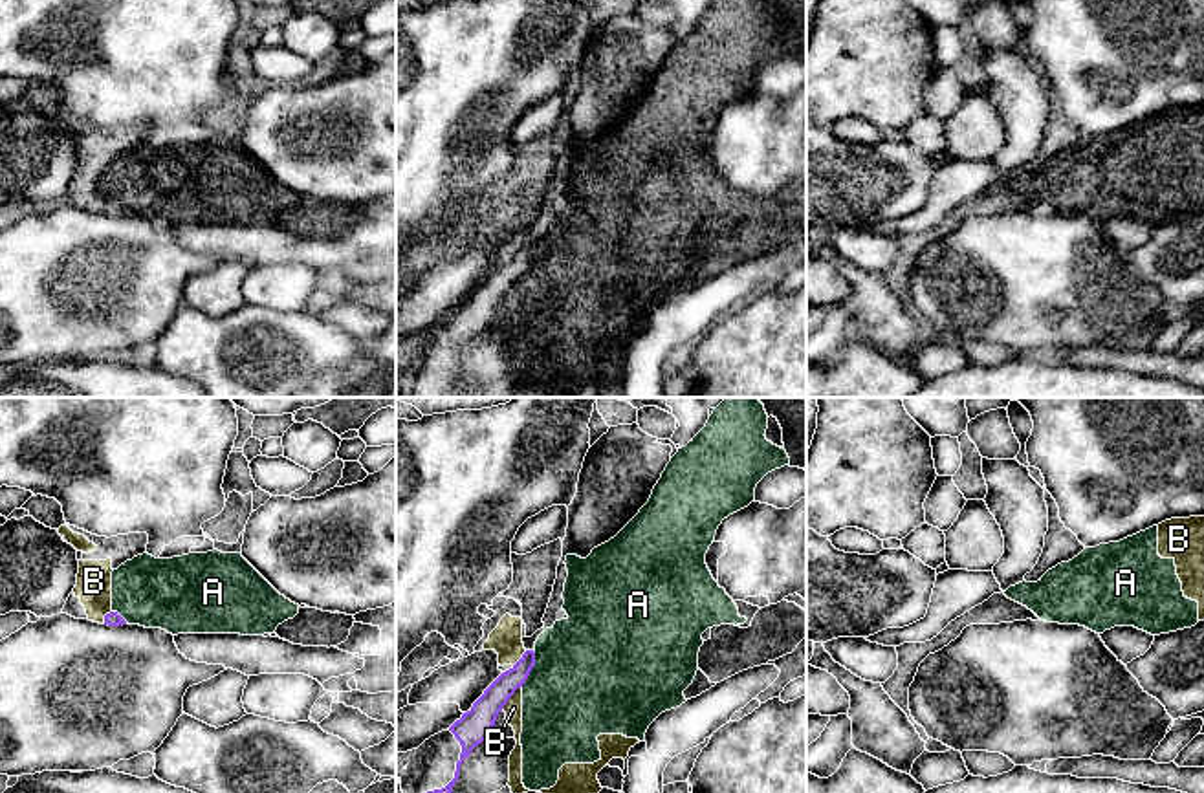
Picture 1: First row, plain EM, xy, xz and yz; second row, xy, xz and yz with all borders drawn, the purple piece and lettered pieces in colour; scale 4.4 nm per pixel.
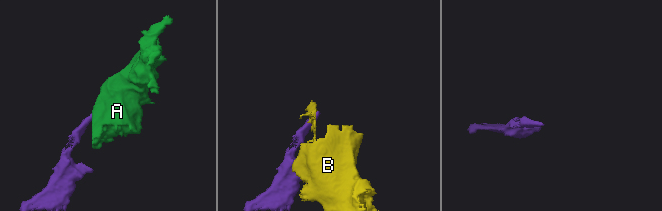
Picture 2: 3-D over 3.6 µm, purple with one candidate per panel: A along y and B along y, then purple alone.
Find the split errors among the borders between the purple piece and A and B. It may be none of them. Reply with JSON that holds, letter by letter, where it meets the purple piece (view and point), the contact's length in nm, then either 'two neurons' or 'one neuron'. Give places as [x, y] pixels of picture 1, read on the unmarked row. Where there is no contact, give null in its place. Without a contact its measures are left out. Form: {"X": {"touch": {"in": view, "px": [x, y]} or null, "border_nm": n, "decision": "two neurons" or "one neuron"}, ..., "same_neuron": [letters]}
{"A": {"touch": {"in": "xz", "px": [532, 257]}, "border_nm": 170, "decision": "two neurons"}, "B": {"touch": {"in": "xz", "px": [512, 284]}, "border_nm": 130, "decision": "two neurons"}, "same_neuron": []}

